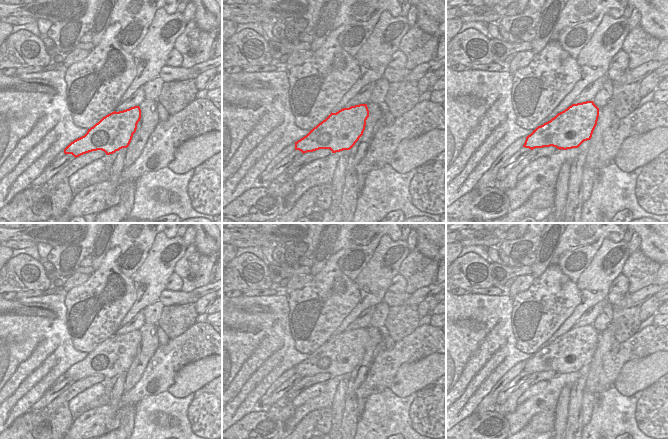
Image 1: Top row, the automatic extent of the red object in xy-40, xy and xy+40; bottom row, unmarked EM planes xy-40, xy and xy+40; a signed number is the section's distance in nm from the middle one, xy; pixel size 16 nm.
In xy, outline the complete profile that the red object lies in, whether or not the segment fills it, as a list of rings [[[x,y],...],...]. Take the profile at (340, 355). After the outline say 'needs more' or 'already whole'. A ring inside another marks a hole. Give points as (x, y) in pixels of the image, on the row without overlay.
[[[375,306],[361,312],[343,333],[331,336],[306,360],[295,366],[295,374],[303,378],[319,373],[330,373],[332,377],[350,374],[365,354],[369,341],[367,327],[374,312]]]; needs more

